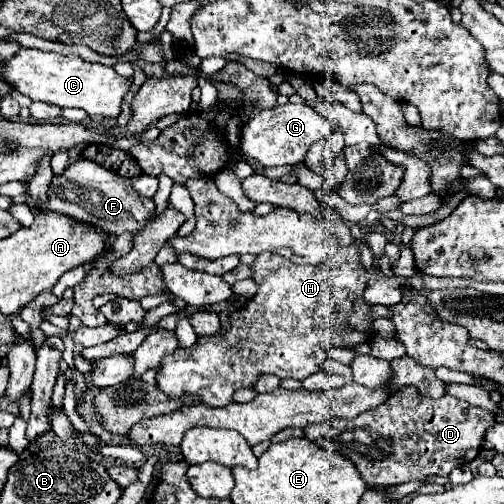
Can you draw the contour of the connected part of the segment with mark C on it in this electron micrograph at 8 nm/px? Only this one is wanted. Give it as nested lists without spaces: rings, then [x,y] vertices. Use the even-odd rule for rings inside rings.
[[[20,49],[2,69],[4,77],[16,91],[34,101],[54,103],[58,107],[78,107],[88,115],[104,115],[116,119],[122,113],[122,101],[132,89],[134,77],[122,77],[112,67],[102,63],[88,63],[78,55],[44,53],[38,49]]]

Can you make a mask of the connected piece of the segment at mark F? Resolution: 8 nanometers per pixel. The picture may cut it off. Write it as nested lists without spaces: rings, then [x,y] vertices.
[[[76,161],[68,165],[62,175],[52,177],[46,201],[40,201],[40,209],[72,215],[90,225],[98,225],[110,233],[122,235],[124,231],[138,231],[144,225],[146,217],[154,211],[154,201],[142,197],[132,187],[130,179],[112,173],[102,165],[94,165],[92,161]]]

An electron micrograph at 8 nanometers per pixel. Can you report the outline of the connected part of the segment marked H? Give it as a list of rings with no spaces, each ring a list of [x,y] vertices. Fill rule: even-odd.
[[[340,247],[336,255],[328,257],[320,265],[296,265],[274,253],[260,253],[252,263],[252,279],[258,283],[258,293],[242,307],[230,313],[230,329],[216,331],[208,337],[182,349],[178,347],[172,355],[162,357],[156,383],[168,397],[196,395],[200,403],[208,407],[226,407],[232,403],[232,395],[242,387],[254,387],[260,375],[276,375],[278,379],[298,379],[316,373],[324,363],[324,351],[328,347],[354,347],[370,341],[372,337],[372,305],[364,301],[368,287],[368,271],[360,263],[358,247]]]

